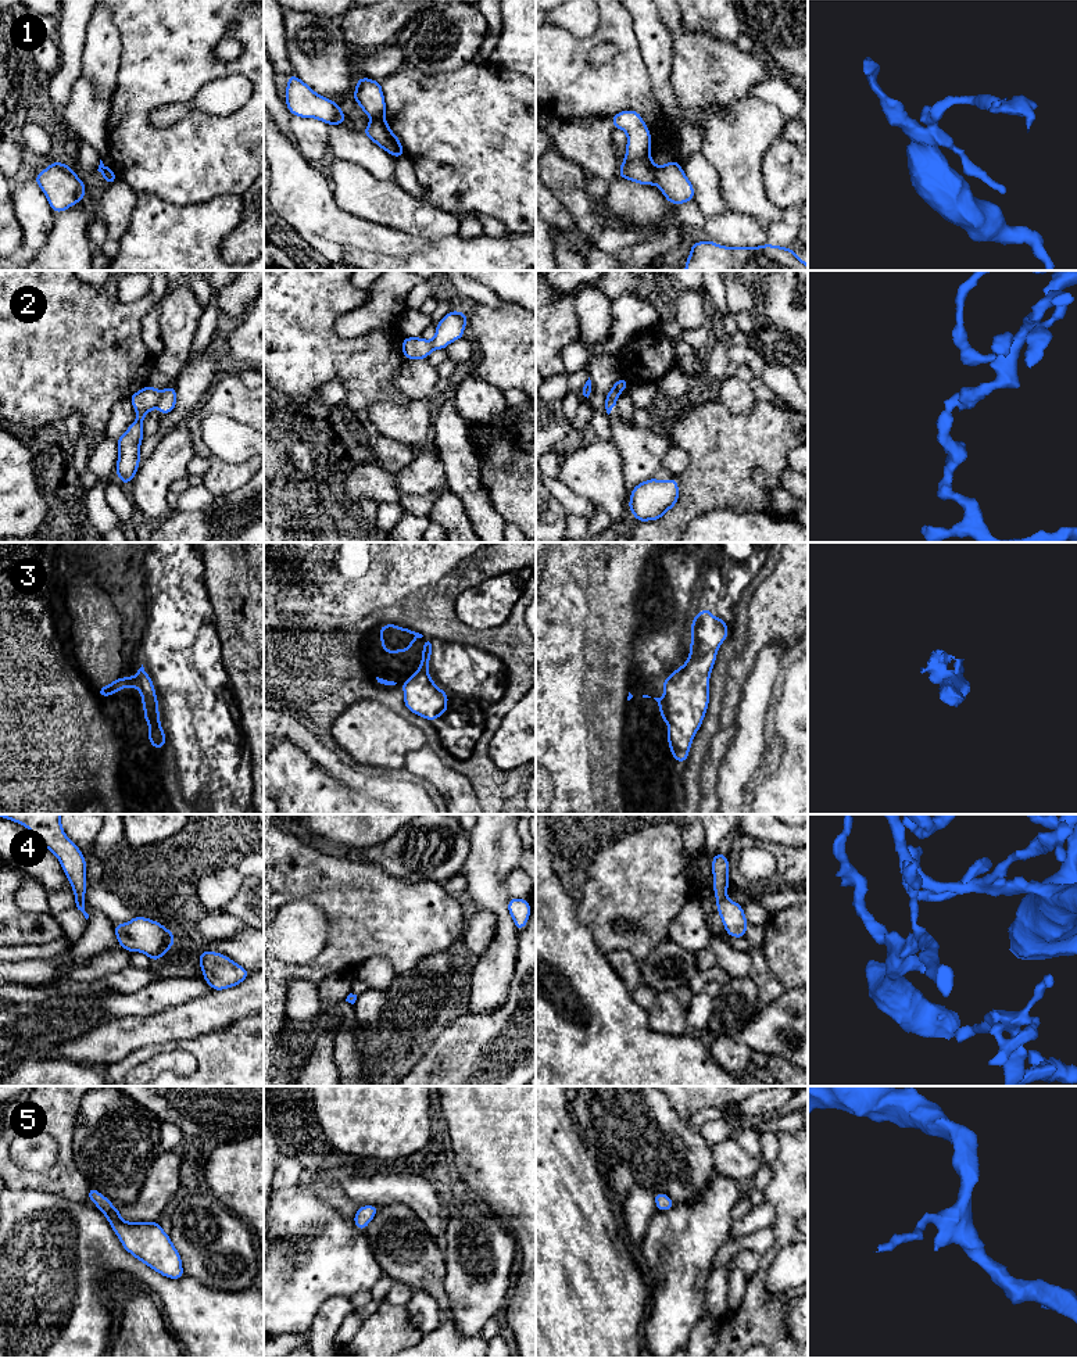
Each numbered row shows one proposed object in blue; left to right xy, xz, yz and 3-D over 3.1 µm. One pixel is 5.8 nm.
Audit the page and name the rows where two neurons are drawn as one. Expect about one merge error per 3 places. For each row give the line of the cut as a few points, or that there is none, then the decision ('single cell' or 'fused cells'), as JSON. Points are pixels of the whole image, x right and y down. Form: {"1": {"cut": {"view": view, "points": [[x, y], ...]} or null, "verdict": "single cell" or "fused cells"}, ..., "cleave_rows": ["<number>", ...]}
{"1": {"cut": {"view": "yz", "points": [[657, 167], [654, 182]]}, "verdict": "fused cells"}, "2": {"cut": {"view": "xy", "points": [[163, 391], [156, 405]]}, "verdict": "fused cells"}, "3": {"cut": {"view": "yz", "points": [[665, 695], [669, 726]]}, "verdict": "fused cells"}, "4": {"cut": null, "verdict": "single cell"}, "5": {"cut": null, "verdict": "single cell"}, "cleave_rows": ["1", "2", "3"]}

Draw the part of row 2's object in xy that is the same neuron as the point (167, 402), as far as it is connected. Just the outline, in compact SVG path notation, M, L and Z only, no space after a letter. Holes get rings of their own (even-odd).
M168 387L162 390L160 402L157 408L160 409L161 416L172 412L176 405L176 387Z

